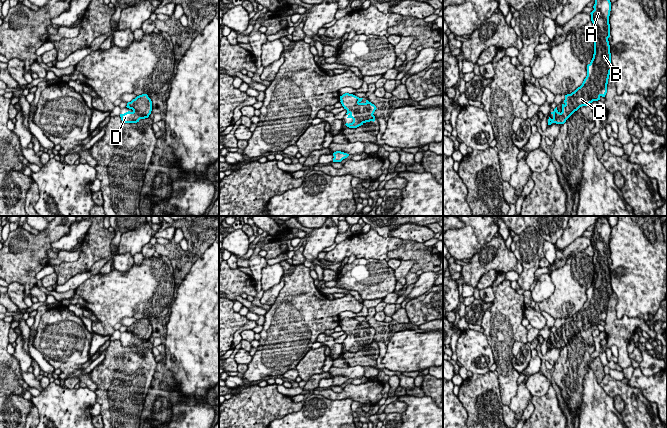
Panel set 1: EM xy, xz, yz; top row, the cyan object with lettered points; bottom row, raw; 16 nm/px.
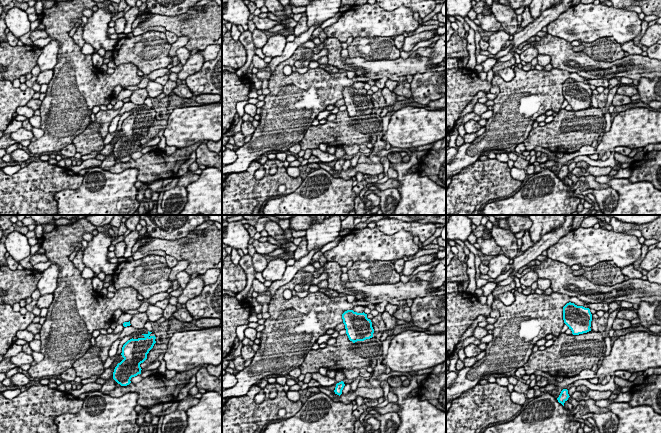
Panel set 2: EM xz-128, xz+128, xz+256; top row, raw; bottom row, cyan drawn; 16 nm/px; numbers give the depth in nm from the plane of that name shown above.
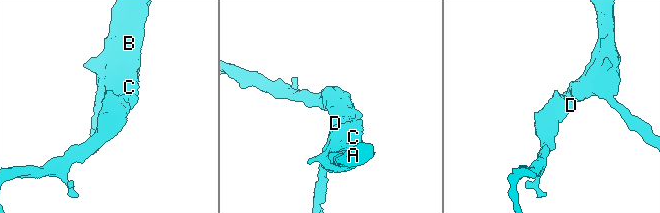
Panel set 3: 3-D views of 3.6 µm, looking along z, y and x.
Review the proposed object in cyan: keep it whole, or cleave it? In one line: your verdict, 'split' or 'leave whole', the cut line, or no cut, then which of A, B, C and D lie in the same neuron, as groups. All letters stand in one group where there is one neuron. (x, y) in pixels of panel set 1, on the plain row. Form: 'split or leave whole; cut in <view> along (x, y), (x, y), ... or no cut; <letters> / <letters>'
leave whole; no cut; A B C D

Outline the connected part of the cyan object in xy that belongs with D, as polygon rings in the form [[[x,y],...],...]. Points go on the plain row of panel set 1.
[[[147,318],[137,320],[127,327],[127,332],[133,335],[120,338],[123,347],[137,347],[140,343],[148,342],[152,335],[152,325]]]

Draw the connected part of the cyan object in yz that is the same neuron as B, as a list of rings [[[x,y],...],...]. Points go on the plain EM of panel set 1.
[[[600,216],[597,219],[593,232],[594,234],[590,238],[594,249],[592,257],[594,278],[591,286],[587,289],[587,300],[580,311],[571,318],[565,319],[562,336],[560,337],[557,331],[551,336],[553,342],[549,341],[548,349],[552,347],[564,348],[580,331],[600,324],[600,321],[605,321],[607,317],[608,303],[613,290],[608,265],[611,226],[606,216]]]

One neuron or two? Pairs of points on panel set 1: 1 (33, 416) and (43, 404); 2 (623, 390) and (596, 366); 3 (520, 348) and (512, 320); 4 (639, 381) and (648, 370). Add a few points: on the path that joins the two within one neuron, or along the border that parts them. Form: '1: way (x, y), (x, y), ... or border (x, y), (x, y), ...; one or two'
1: border (34, 405), (39, 417); two
2: border (606, 374), (599, 383); two
3: border (518, 340), (514, 342), (512, 347), (512, 364); two
4: border (639, 366), (644, 375), (656, 373); two

